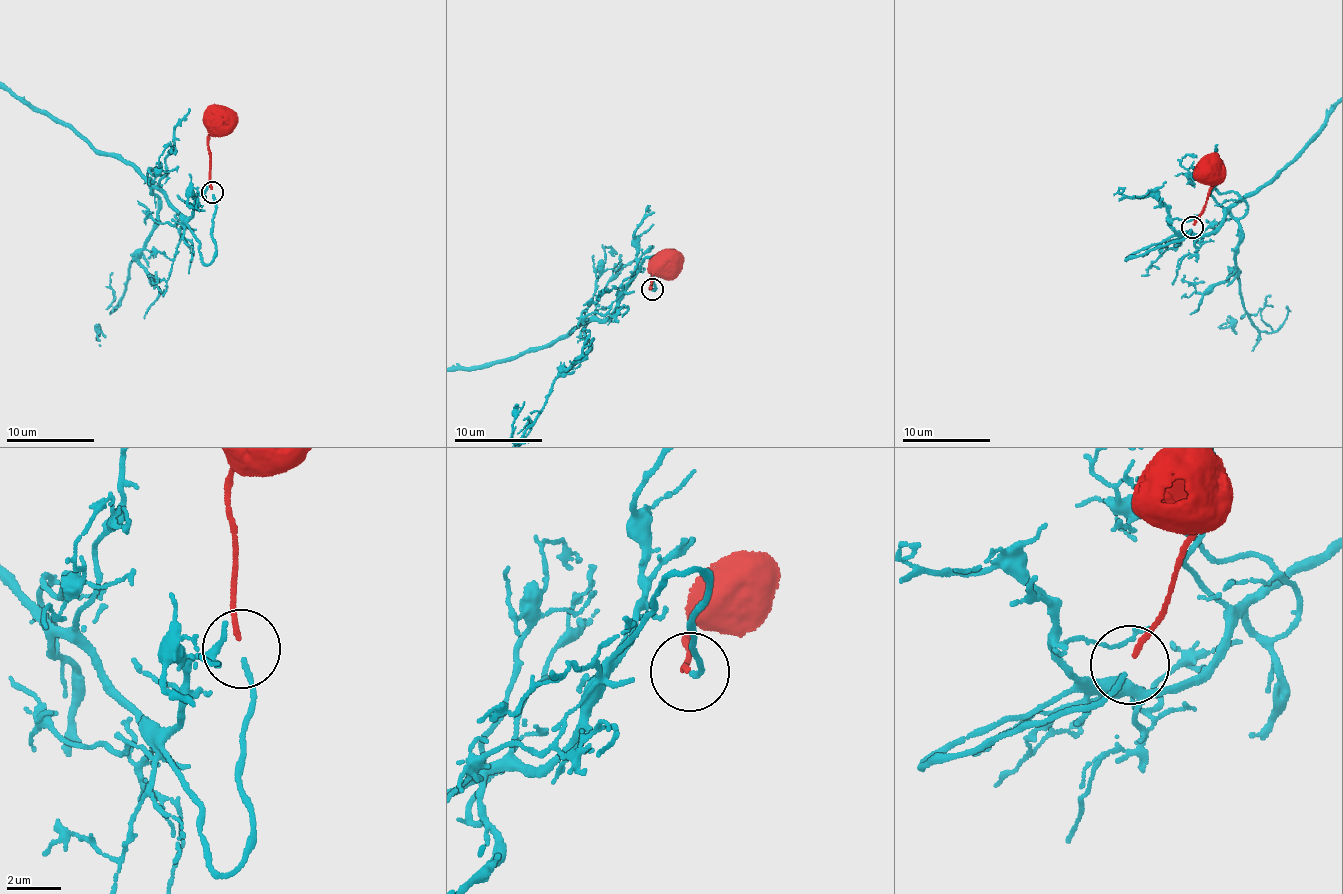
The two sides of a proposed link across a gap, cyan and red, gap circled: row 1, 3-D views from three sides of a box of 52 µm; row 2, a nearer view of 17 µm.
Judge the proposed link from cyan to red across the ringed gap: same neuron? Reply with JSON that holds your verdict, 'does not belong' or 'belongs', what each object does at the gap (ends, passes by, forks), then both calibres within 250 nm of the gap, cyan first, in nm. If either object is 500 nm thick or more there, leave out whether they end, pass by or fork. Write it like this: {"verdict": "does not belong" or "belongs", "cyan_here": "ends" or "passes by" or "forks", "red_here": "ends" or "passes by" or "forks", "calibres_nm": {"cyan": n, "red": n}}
{"verdict": "belongs", "cyan_here": "ends", "red_here": "ends", "calibres_nm": {"cyan": 180, "red": 190}}

